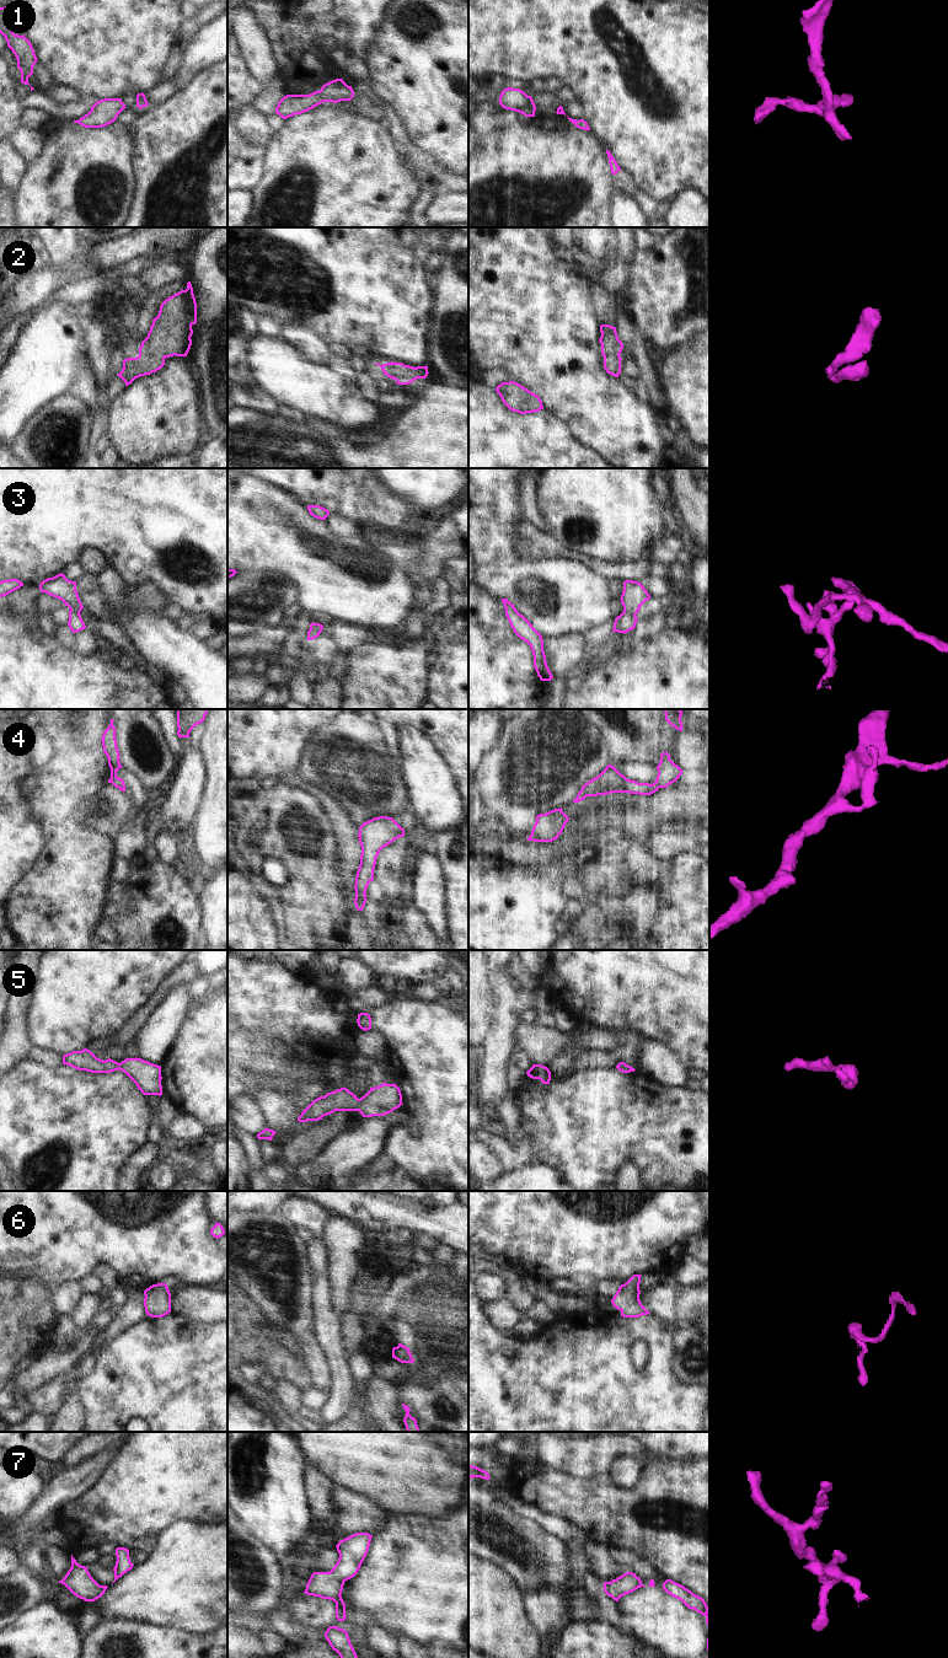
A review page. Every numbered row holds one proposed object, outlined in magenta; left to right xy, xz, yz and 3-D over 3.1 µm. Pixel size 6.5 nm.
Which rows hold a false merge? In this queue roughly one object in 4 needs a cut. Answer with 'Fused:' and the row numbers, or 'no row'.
Fused: no row

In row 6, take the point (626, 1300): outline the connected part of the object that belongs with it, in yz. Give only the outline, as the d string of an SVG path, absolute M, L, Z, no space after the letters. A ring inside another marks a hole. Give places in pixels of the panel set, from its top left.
M633 1275L625 1284L621 1284L614 1298L612 1305L621 1311L623 1318L638 1318L650 1314L639 1300L639 1283L642 1275Z

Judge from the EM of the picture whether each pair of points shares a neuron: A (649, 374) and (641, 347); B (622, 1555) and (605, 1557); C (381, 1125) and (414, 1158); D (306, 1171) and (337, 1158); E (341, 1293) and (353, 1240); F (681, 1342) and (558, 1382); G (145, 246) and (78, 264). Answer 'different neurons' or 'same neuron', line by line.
A: same neuron
B: different neurons
C: different neurons
D: same neuron
E: same neuron
F: different neurons
G: same neuron

